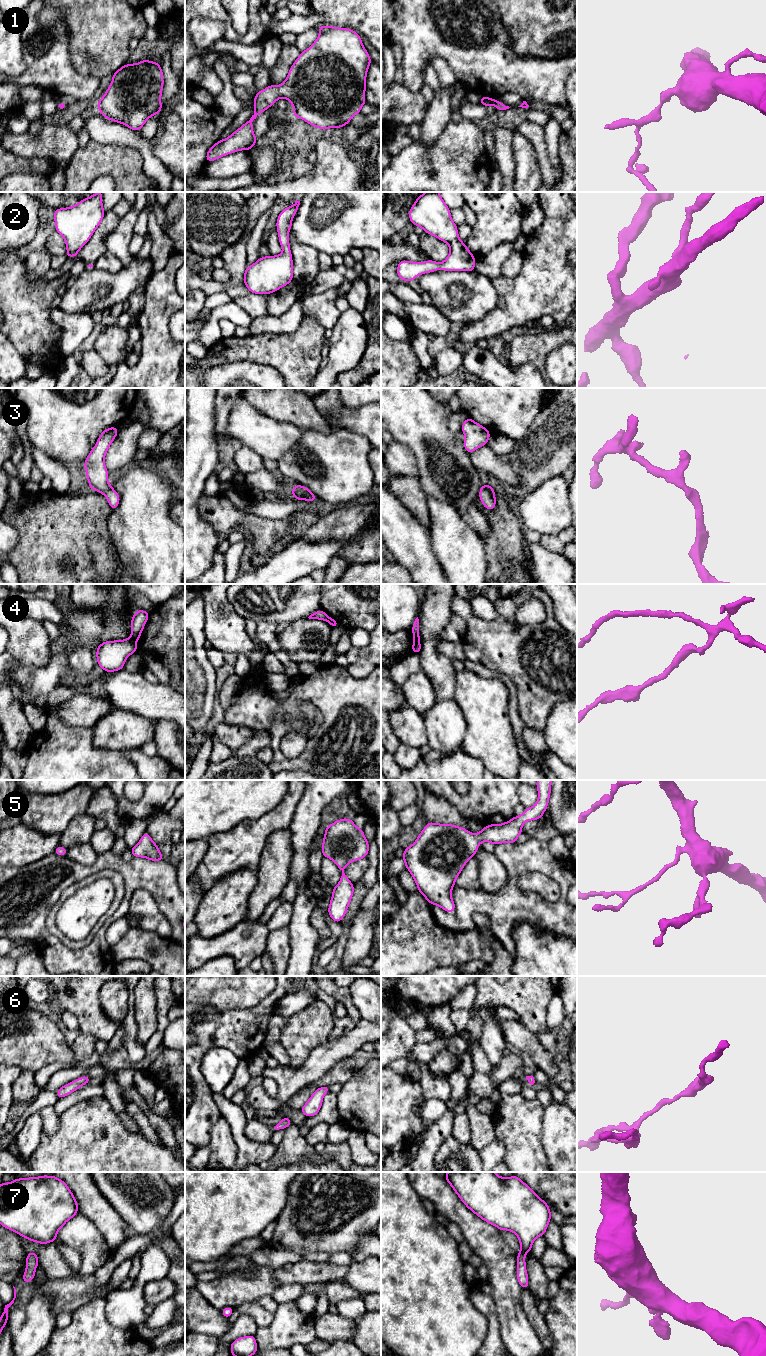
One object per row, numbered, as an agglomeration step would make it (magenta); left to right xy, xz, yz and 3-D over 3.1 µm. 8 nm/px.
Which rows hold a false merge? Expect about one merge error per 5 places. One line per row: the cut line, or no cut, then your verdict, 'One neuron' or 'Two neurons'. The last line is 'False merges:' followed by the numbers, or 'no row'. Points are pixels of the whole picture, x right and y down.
1: No split. One neuron
2: No split. One neuron
3: No split. One neuron
4: Split along xy (130, 636), (135, 642). Two neurons
5: No split. One neuron
6: No split. One neuron
7: No split. One neuron
False merges: 4

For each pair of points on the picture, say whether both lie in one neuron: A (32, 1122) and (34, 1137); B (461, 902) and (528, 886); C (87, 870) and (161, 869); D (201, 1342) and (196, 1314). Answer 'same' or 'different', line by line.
A: same
B: different
C: same
D: different

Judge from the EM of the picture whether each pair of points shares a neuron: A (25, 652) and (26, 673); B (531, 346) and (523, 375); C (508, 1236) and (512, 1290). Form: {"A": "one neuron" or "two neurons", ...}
{"A": "two neurons", "B": "two neurons", "C": "two neurons"}

